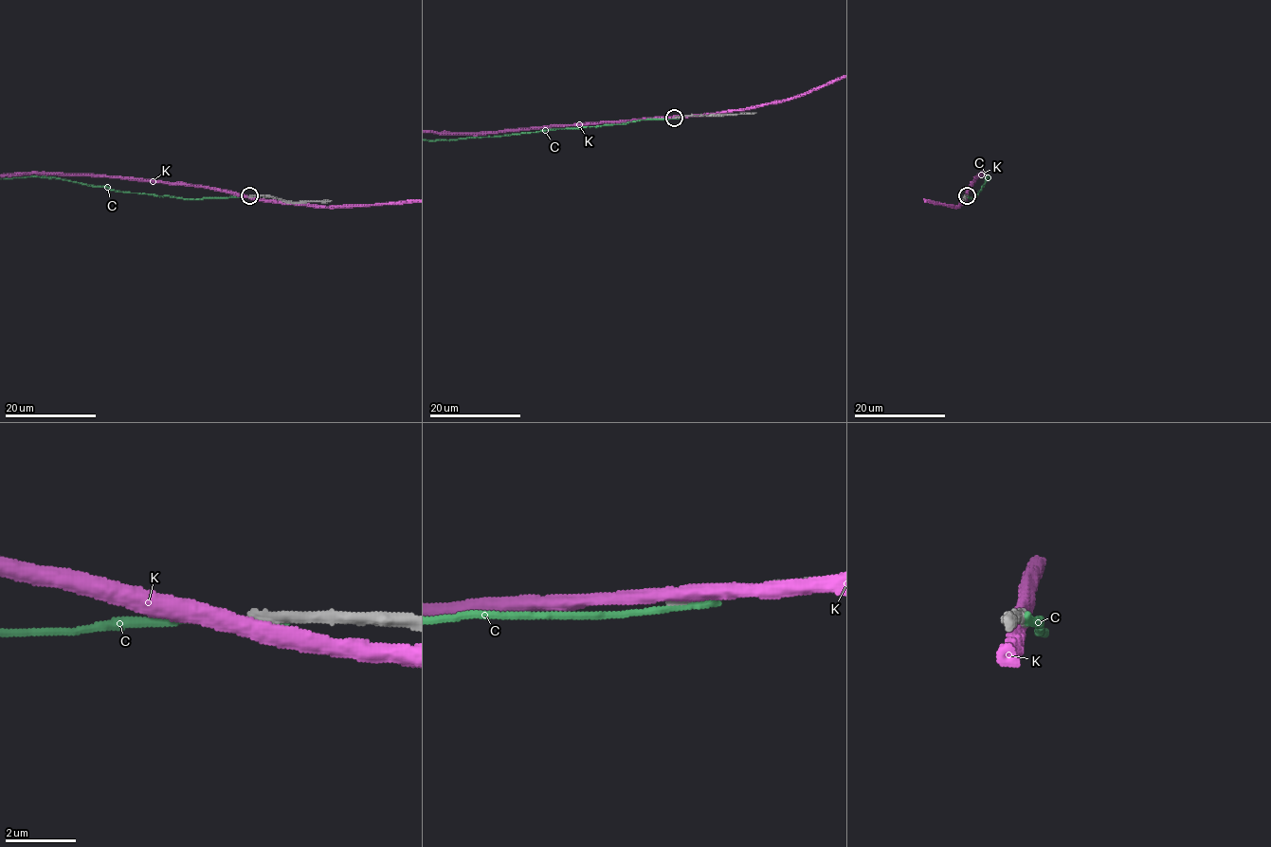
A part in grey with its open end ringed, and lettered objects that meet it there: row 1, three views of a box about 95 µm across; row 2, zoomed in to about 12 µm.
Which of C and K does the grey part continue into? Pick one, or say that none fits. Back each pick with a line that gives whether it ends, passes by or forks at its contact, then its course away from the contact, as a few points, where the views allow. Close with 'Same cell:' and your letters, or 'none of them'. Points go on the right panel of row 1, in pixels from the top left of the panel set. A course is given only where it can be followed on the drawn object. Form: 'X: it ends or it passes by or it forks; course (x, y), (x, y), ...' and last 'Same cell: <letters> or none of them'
Same cell: none of them

